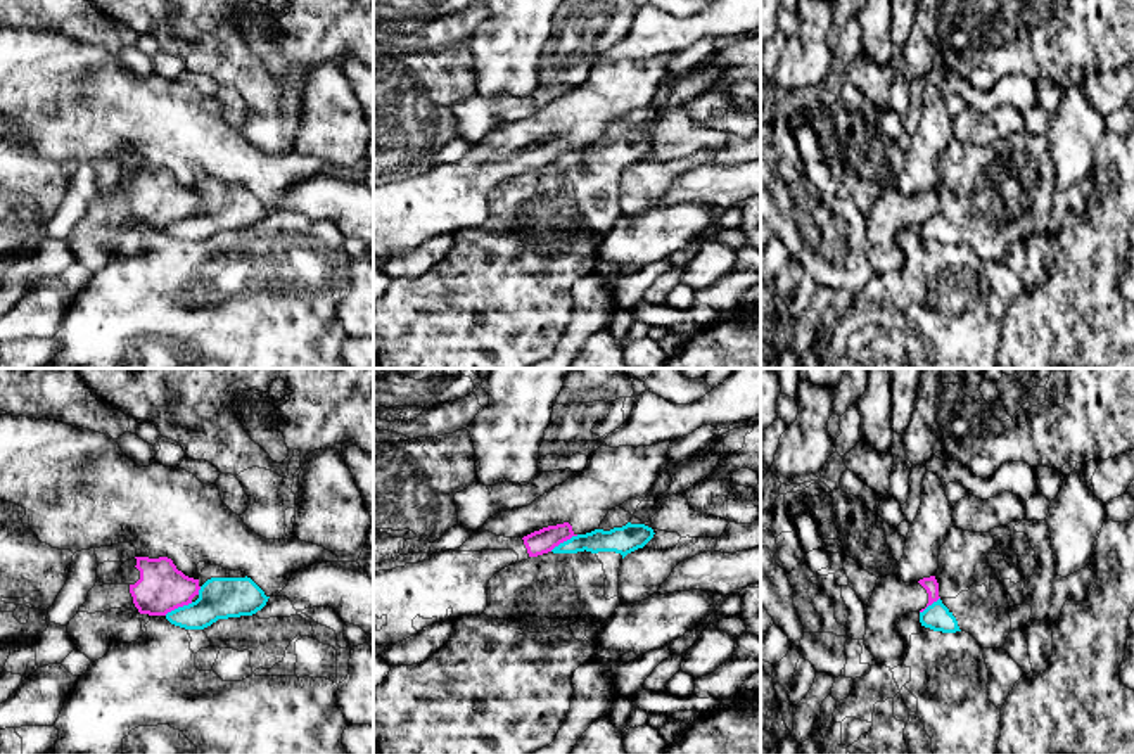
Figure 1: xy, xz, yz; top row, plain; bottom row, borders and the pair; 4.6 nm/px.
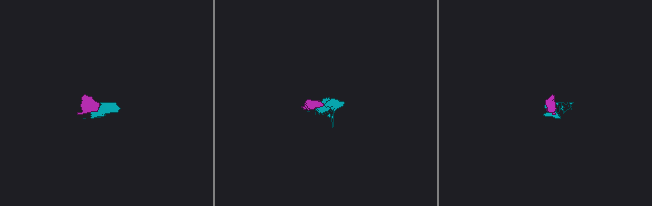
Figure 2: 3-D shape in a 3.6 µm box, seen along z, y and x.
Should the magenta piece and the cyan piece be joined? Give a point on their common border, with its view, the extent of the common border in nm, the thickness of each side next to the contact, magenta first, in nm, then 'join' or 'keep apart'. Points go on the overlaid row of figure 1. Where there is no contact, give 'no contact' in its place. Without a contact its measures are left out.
contact xy (178, 606); length 150 nm; calibres 220 and 190 nm; keep apart

